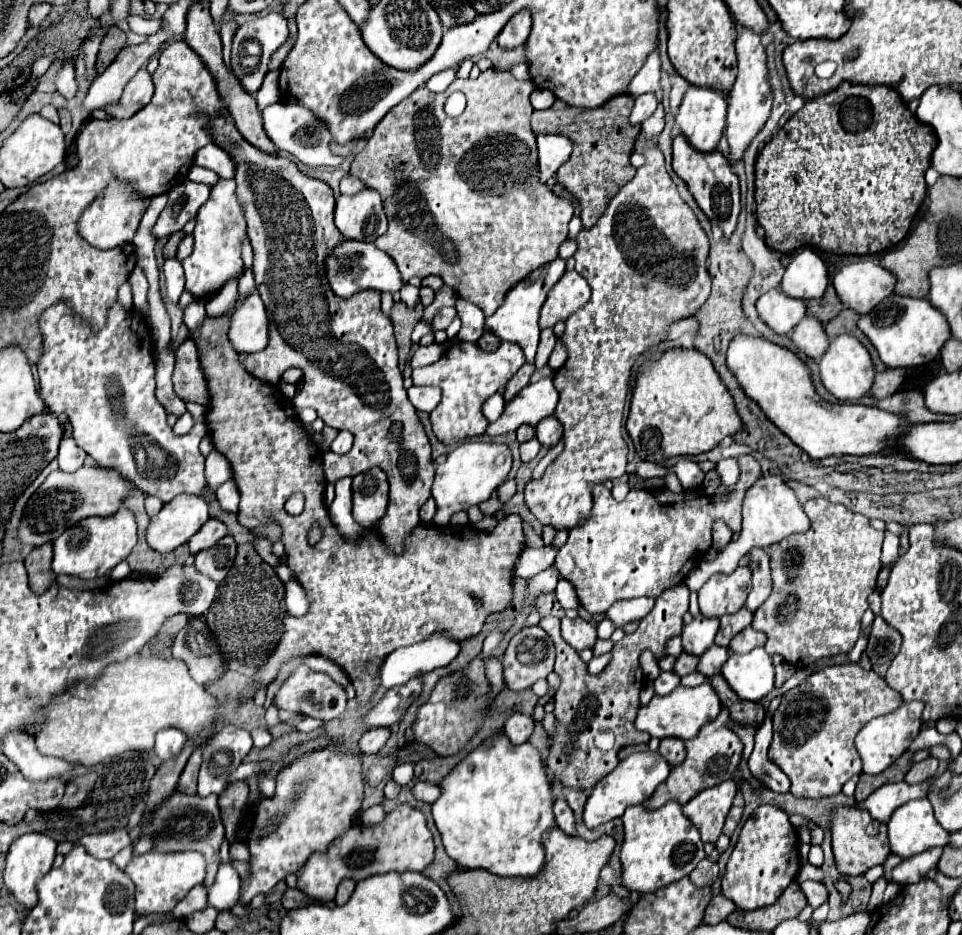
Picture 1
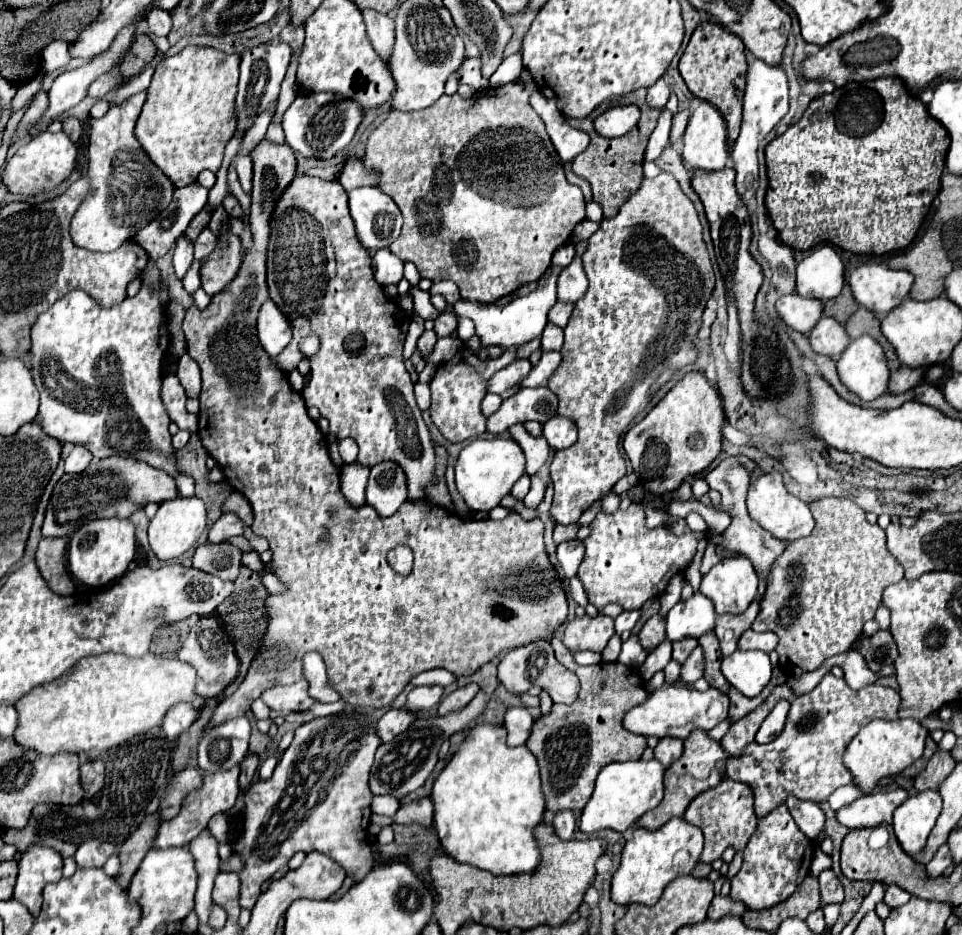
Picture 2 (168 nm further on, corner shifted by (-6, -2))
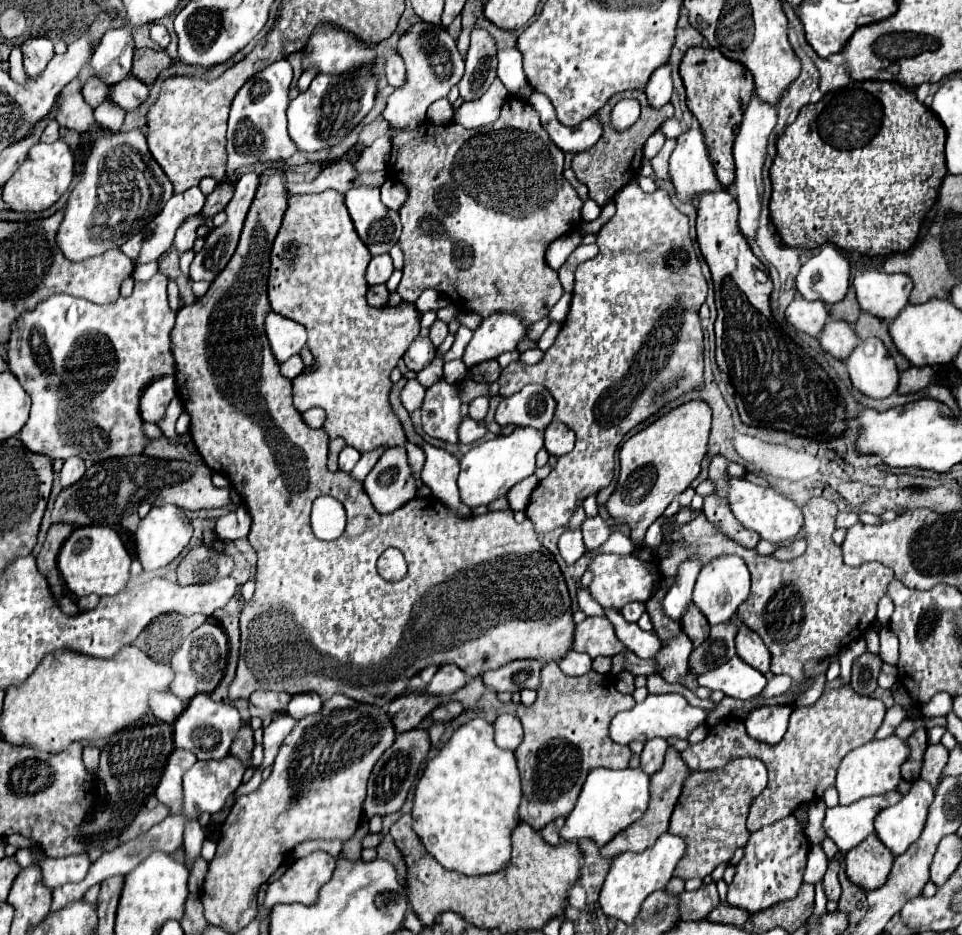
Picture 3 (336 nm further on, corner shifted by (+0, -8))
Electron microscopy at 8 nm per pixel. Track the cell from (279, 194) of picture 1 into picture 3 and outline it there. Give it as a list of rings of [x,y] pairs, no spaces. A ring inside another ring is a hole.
[[[327,189],[323,193],[305,193],[305,195],[291,195],[289,197],[289,207],[285,211],[285,217],[283,217],[283,223],[281,223],[281,229],[273,241],[273,249],[271,249],[271,271],[269,271],[269,303],[271,303],[271,309],[283,317],[289,317],[293,319],[295,323],[301,323],[305,329],[307,329],[307,335],[309,335],[309,349],[315,357],[315,363],[313,363],[313,369],[310,371],[303,371],[301,375],[293,379],[293,405],[297,407],[299,413],[305,413],[307,409],[311,407],[321,407],[325,409],[327,413],[327,421],[323,423],[323,429],[327,433],[329,439],[335,439],[335,437],[341,437],[345,439],[347,445],[355,447],[359,453],[367,453],[367,451],[375,451],[375,449],[389,449],[389,447],[405,447],[407,445],[407,437],[405,437],[405,431],[401,427],[401,421],[397,419],[391,403],[389,403],[389,393],[391,393],[391,387],[393,387],[393,381],[389,379],[393,367],[397,365],[397,361],[403,357],[403,353],[407,351],[409,343],[419,335],[419,311],[415,309],[413,303],[403,303],[399,307],[383,307],[383,309],[377,309],[377,307],[371,307],[365,299],[367,295],[367,281],[365,281],[365,269],[371,261],[371,253],[367,251],[367,247],[361,243],[355,227],[351,225],[351,219],[349,219],[349,213],[347,213],[347,207],[343,203],[343,195],[333,191],[333,189]]]

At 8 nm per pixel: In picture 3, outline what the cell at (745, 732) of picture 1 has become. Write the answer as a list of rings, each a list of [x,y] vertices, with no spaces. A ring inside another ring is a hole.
[[[815,497],[805,503],[803,529],[807,549],[793,561],[777,561],[769,555],[755,555],[753,549],[745,549],[721,535],[701,513],[681,527],[683,541],[673,547],[679,549],[685,545],[691,557],[699,557],[701,565],[707,565],[723,555],[741,555],[745,559],[751,573],[751,595],[745,603],[741,603],[737,617],[769,647],[771,671],[793,679],[791,689],[785,693],[785,703],[793,703],[807,681],[805,663],[829,659],[869,631],[875,621],[877,601],[885,595],[889,581],[893,581],[893,571],[883,563],[871,561],[851,567],[843,561],[841,547],[833,543],[837,513],[837,505],[823,497]]]

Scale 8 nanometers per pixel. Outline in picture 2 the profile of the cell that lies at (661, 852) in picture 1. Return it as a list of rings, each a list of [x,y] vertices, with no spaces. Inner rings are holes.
[[[681,817],[667,821],[657,831],[635,827],[631,839],[625,843],[625,849],[621,853],[621,865],[611,881],[611,899],[619,905],[631,905],[631,903],[643,903],[647,907],[655,905],[667,883],[671,883],[675,877],[691,873],[691,869],[699,861],[701,851],[703,851],[701,829],[689,825]]]

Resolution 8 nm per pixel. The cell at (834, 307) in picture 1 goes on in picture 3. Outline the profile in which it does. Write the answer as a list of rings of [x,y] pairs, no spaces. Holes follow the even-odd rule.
[[[853,289],[847,291],[845,299],[841,299],[839,303],[829,307],[829,315],[833,319],[841,319],[841,321],[847,321],[847,323],[855,323],[859,313],[861,313],[861,307],[859,307],[859,303],[855,299],[855,291]]]

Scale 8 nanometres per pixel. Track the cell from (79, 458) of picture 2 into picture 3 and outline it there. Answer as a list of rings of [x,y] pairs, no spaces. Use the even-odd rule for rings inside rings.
[[[69,457],[69,459],[63,463],[63,469],[61,469],[61,485],[63,485],[63,487],[73,485],[77,479],[83,477],[83,473],[85,473],[83,459],[81,459],[81,457]]]

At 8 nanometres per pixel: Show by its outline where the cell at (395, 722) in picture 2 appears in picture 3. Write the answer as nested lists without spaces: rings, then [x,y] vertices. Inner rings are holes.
[[[411,693],[391,701],[389,705],[389,719],[397,733],[405,733],[415,729],[437,705],[441,699],[433,699],[431,695]]]

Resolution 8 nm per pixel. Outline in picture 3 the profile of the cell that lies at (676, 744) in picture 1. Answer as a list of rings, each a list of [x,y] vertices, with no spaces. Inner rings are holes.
[[[657,737],[653,741],[647,741],[645,743],[645,749],[641,753],[641,769],[647,773],[647,775],[653,775],[657,773],[663,763],[665,763],[665,751],[667,751],[667,741]]]

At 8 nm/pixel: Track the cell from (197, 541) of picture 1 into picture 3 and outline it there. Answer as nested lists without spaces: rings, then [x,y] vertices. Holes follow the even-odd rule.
[[[241,505],[237,511],[231,511],[231,513],[227,513],[227,515],[223,515],[223,517],[217,519],[215,533],[217,533],[217,537],[221,541],[237,541],[237,539],[247,537],[249,527],[251,527],[249,513]]]

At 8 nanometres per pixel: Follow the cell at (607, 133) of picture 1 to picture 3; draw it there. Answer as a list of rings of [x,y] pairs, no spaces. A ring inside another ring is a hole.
[[[643,91],[617,93],[607,101],[605,107],[601,107],[601,109],[595,113],[595,117],[597,117],[597,119],[601,121],[601,125],[603,125],[603,135],[601,135],[601,139],[599,139],[589,151],[583,151],[581,155],[575,155],[575,157],[573,157],[571,169],[575,171],[575,177],[577,177],[581,183],[585,183],[585,185],[589,187],[589,197],[591,197],[599,207],[605,207],[605,205],[617,195],[617,191],[619,191],[623,185],[627,185],[631,179],[635,179],[635,175],[637,175],[639,169],[641,169],[641,159],[643,159],[643,145],[645,145],[645,141],[647,141],[647,139],[661,127],[661,123],[663,123],[665,119],[669,119],[671,115],[673,115],[671,103],[667,103],[667,105],[661,107],[661,109],[651,109]],[[625,98],[637,99],[637,101],[641,103],[641,117],[639,117],[639,121],[637,121],[633,127],[629,127],[627,131],[621,131],[621,133],[619,133],[619,131],[615,131],[615,129],[611,127],[611,123],[609,123],[609,113],[611,113],[613,103],[617,103],[620,99]]]

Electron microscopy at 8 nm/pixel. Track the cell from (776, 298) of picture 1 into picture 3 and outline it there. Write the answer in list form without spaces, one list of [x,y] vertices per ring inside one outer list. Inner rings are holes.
[[[797,295],[793,299],[793,303],[785,309],[785,319],[797,331],[803,331],[811,337],[817,337],[829,319],[829,313],[827,313],[827,307],[823,303],[809,303]]]

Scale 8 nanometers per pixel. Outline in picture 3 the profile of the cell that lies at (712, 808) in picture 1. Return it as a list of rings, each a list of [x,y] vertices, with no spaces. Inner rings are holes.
[[[735,759],[729,767],[715,773],[695,771],[683,785],[683,793],[671,815],[669,831],[681,835],[687,843],[685,859],[675,867],[675,877],[683,881],[711,875],[711,871],[733,857],[749,839],[745,819],[753,799],[765,789],[767,769],[759,759]]]

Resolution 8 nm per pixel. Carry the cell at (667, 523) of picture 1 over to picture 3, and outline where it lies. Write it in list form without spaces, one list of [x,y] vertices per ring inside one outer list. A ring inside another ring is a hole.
[[[589,551],[589,553],[591,553],[591,559],[589,559],[587,569],[593,573],[589,593],[605,609],[621,611],[631,601],[647,603],[653,595],[655,585],[663,577],[659,571],[659,563],[655,559],[643,561],[635,553],[629,553],[629,555],[615,555],[615,553],[601,553],[601,551]]]

